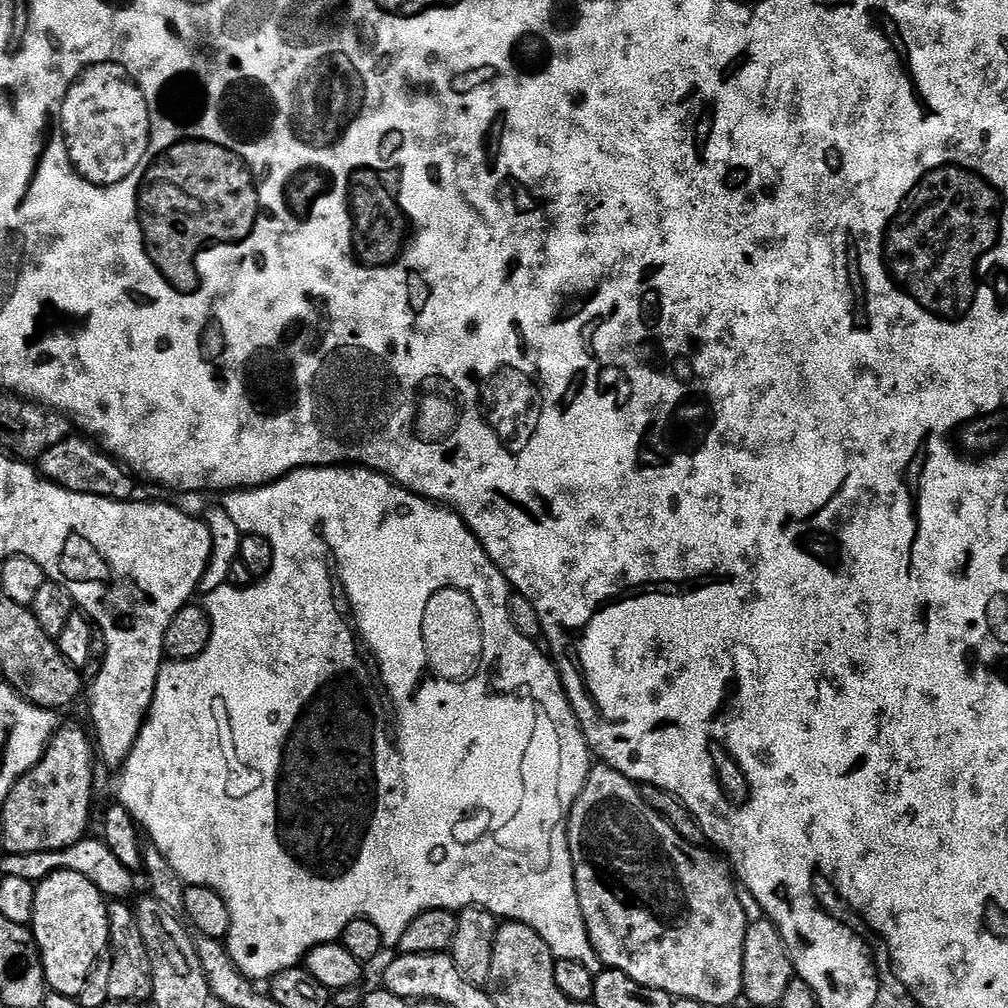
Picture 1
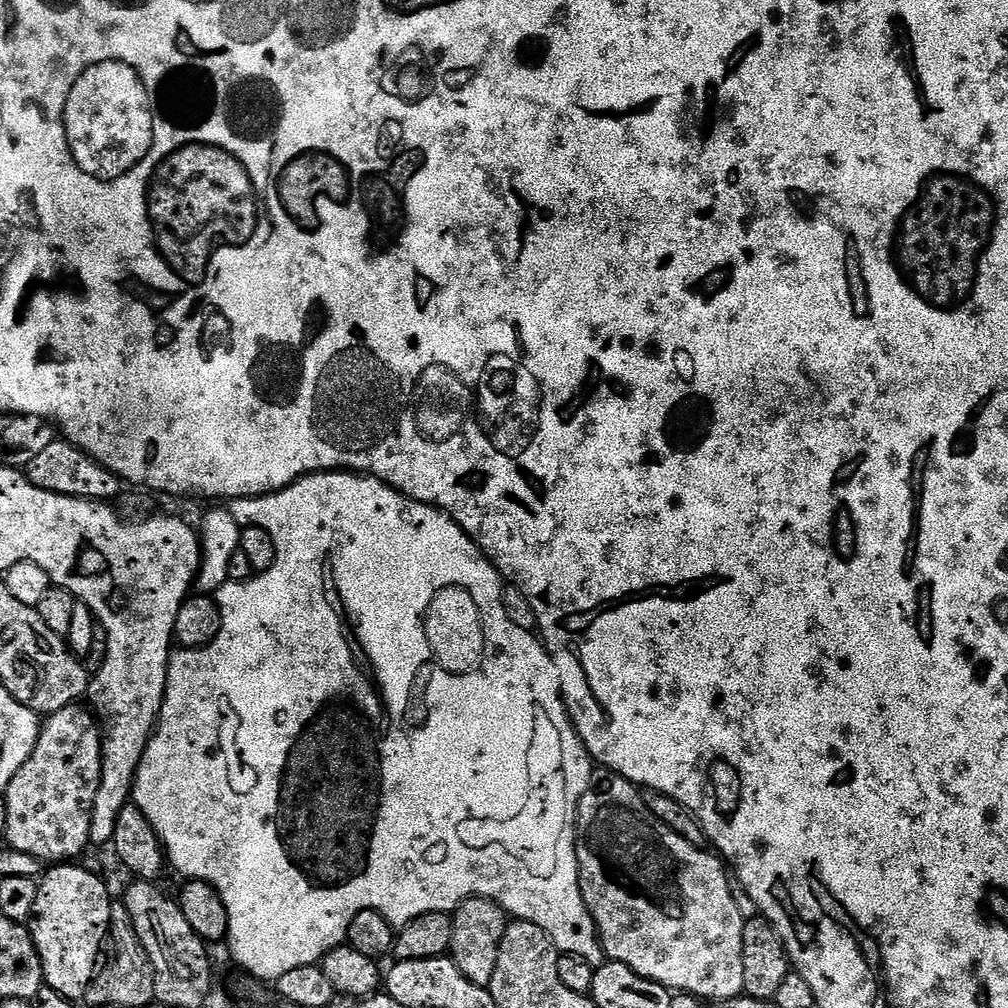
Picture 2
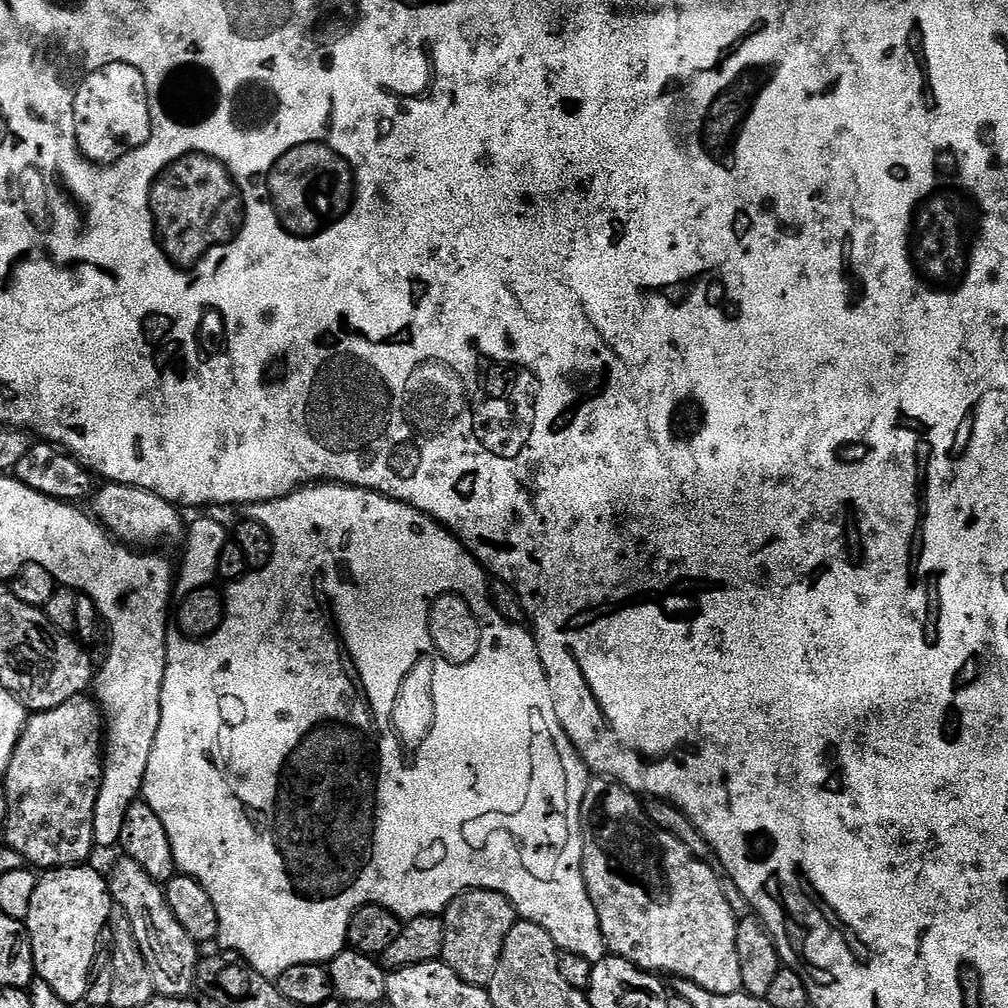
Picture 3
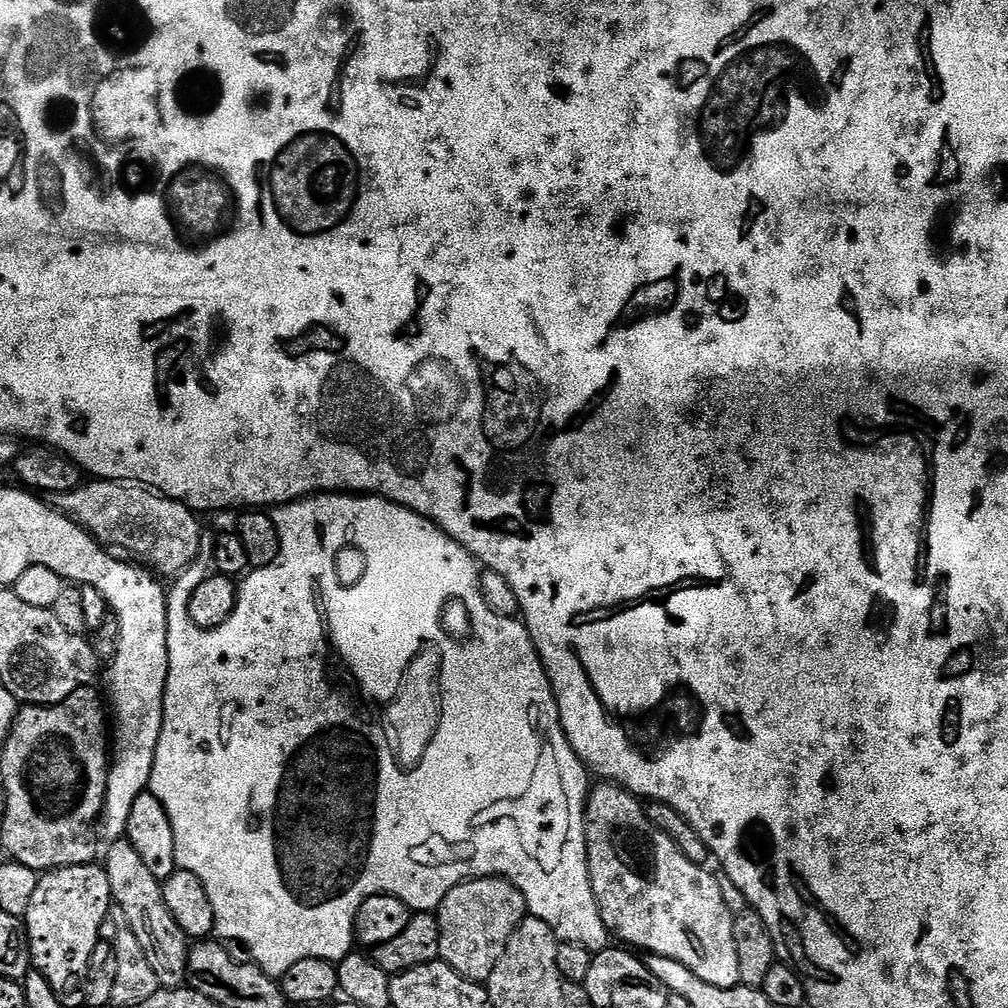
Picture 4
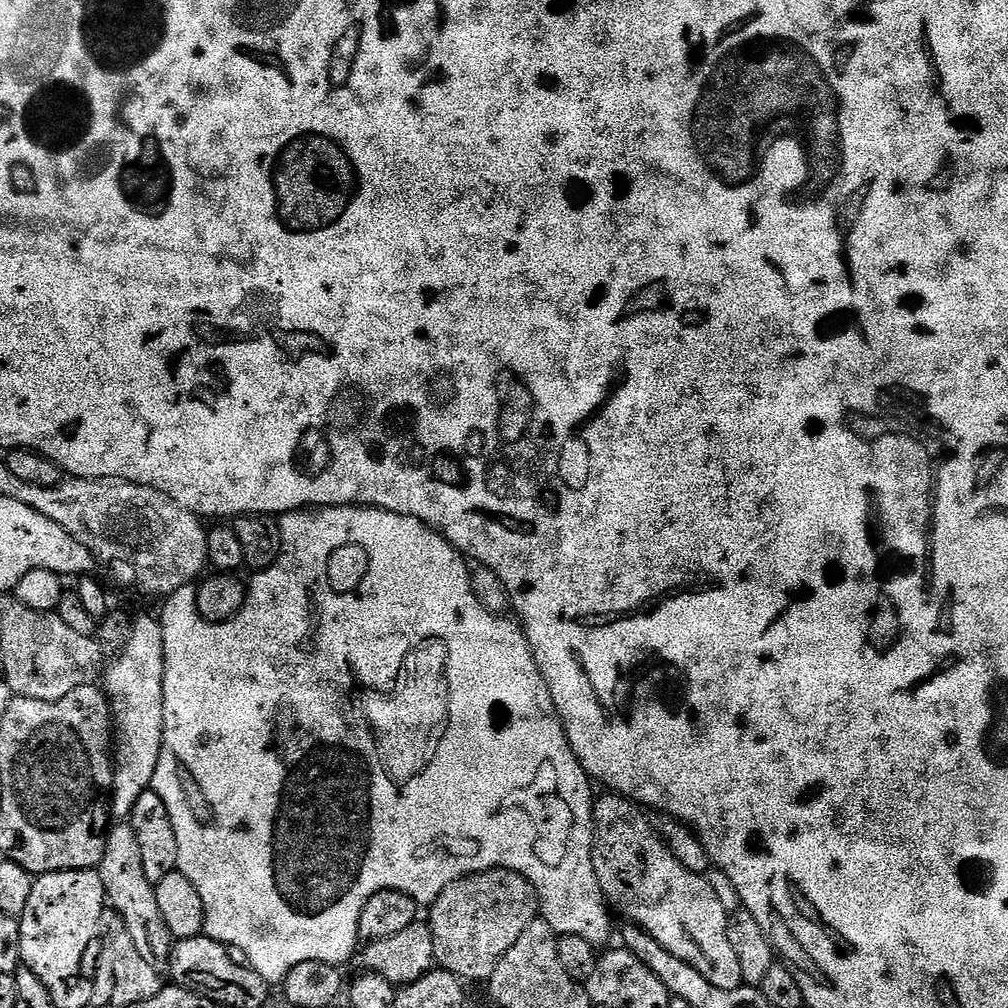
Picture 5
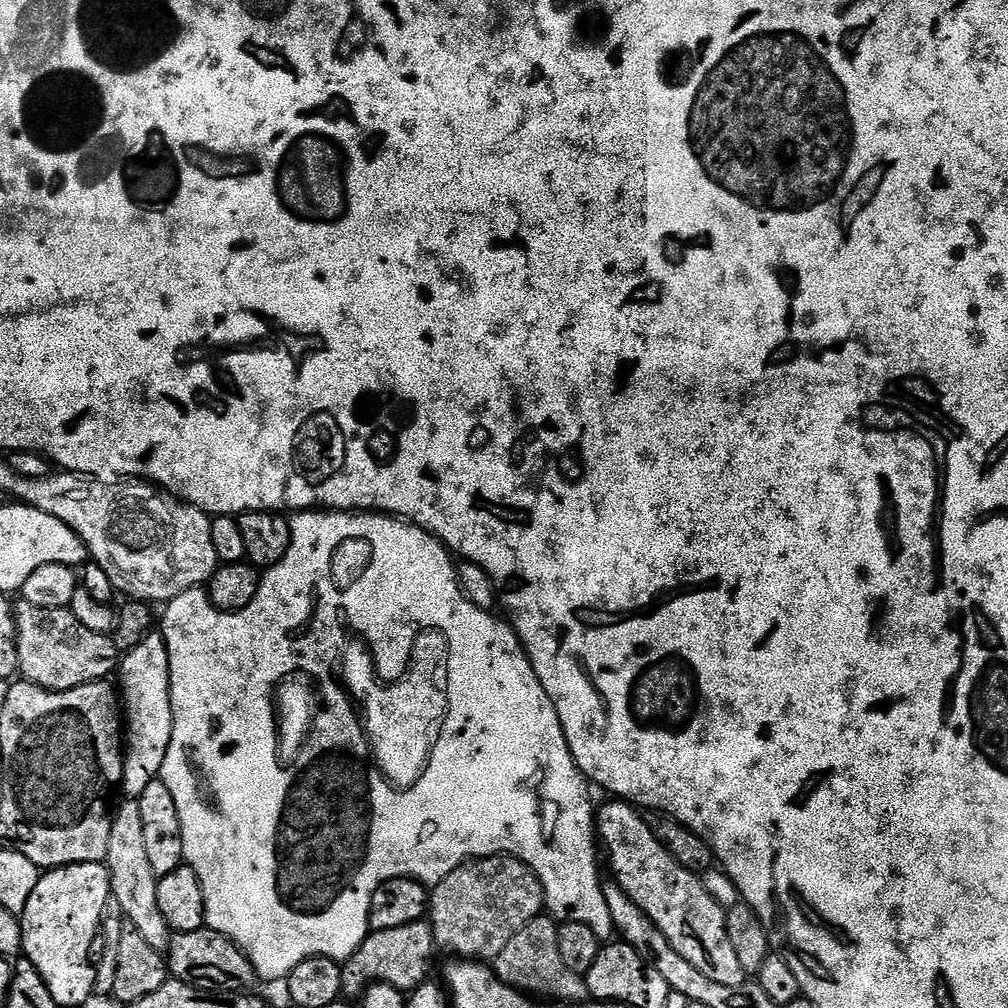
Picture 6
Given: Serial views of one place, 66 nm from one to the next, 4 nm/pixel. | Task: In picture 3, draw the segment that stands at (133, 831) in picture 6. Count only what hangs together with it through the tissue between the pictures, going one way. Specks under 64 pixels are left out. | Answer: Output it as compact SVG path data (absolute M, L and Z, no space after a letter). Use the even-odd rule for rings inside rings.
M120 858L113 866L112 873L107 873L106 879L115 907L126 910L126 918L130 918L134 938L142 950L142 958L146 958L146 966L150 966L157 993L162 996L191 997L196 983L196 965L202 959L202 952L194 938L182 930L178 918L174 918L164 897L164 888L150 878L142 866L127 858Z

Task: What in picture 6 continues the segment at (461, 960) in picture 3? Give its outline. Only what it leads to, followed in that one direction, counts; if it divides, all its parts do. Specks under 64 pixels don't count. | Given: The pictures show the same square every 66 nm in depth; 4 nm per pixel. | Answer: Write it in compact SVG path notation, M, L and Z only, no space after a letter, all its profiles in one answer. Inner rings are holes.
M511 858L469 860L430 892L430 923L437 949L473 962L495 961L510 938L545 908L540 880L521 860Z

